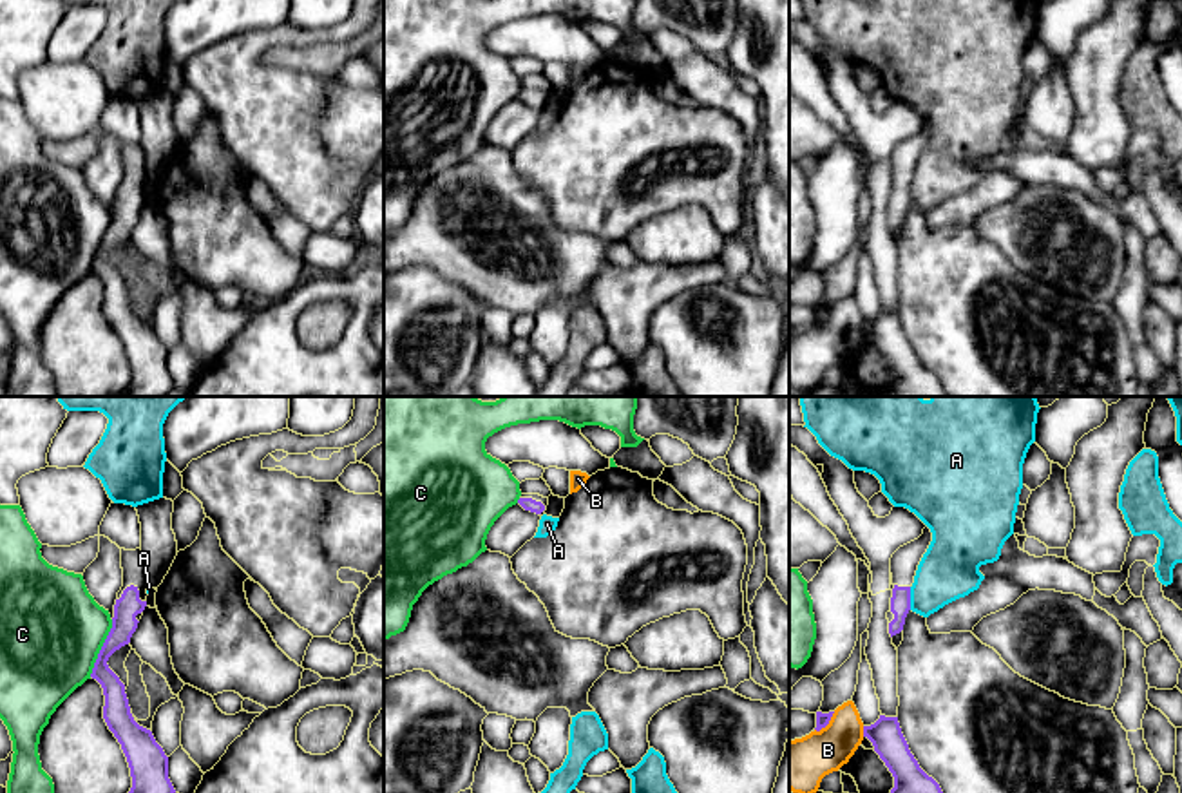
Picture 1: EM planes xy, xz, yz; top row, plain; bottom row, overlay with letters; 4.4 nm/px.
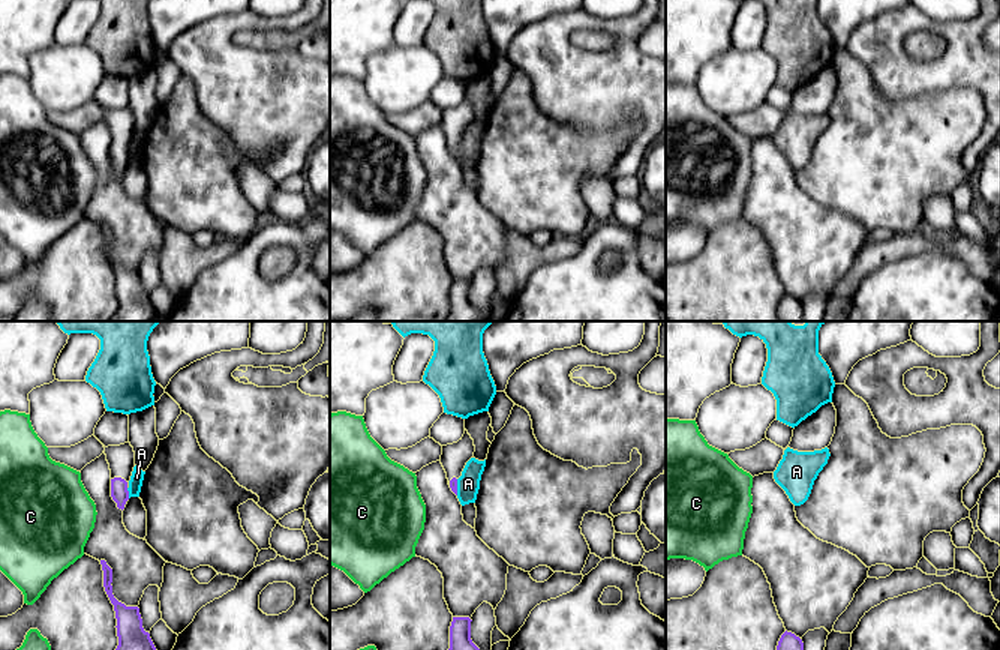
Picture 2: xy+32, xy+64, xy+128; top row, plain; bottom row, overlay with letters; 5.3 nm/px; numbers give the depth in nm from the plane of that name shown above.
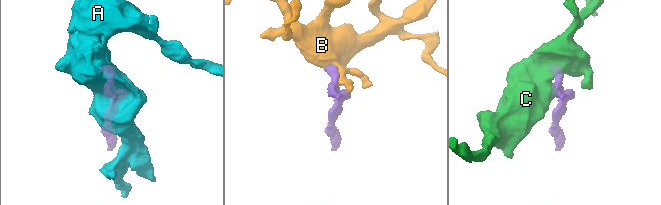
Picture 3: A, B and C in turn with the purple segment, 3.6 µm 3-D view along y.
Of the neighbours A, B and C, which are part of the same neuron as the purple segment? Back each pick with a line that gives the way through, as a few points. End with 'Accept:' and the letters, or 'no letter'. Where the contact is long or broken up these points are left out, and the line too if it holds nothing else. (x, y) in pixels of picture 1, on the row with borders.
Accept: no letter

